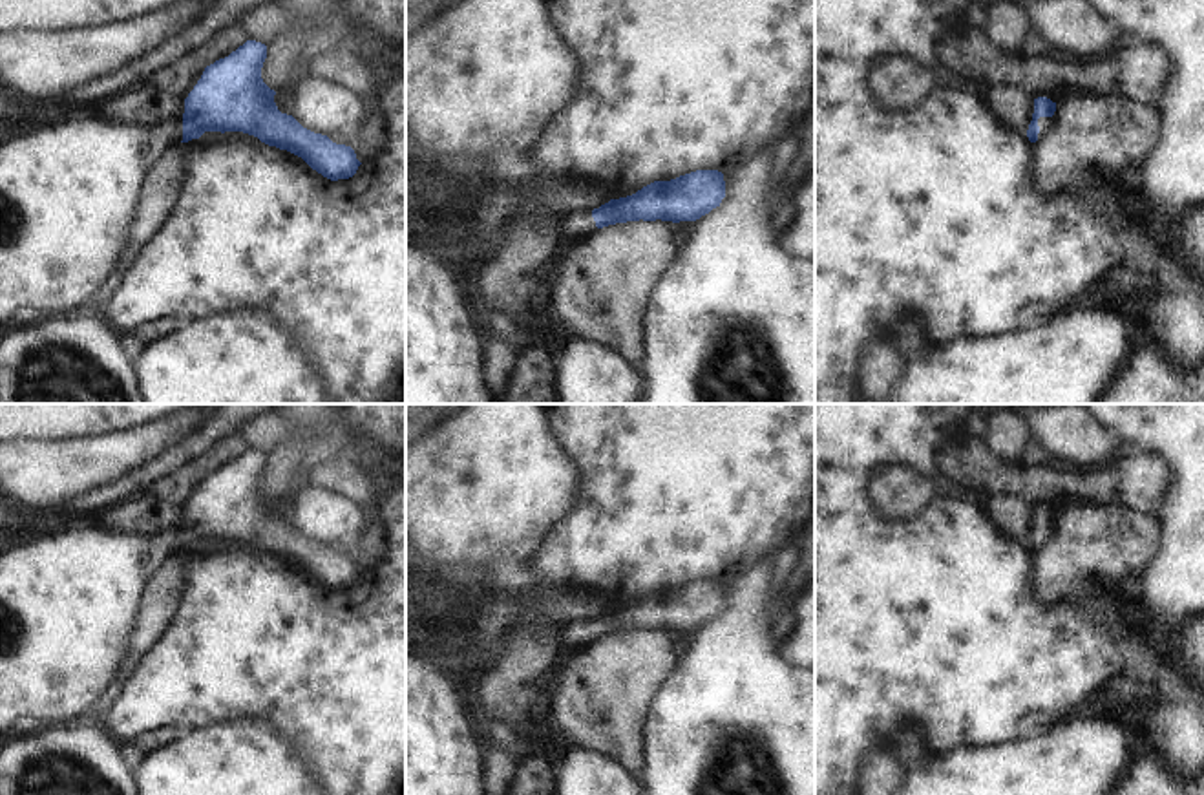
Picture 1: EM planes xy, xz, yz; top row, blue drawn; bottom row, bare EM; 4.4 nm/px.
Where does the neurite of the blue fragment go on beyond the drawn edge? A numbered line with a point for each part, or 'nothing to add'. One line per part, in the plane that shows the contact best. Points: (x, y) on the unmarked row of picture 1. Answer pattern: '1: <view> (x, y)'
1: yz (1045, 534)

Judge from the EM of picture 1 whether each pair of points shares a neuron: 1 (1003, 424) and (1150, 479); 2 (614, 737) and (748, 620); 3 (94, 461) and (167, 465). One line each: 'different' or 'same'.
1: different
2: different
3: different

